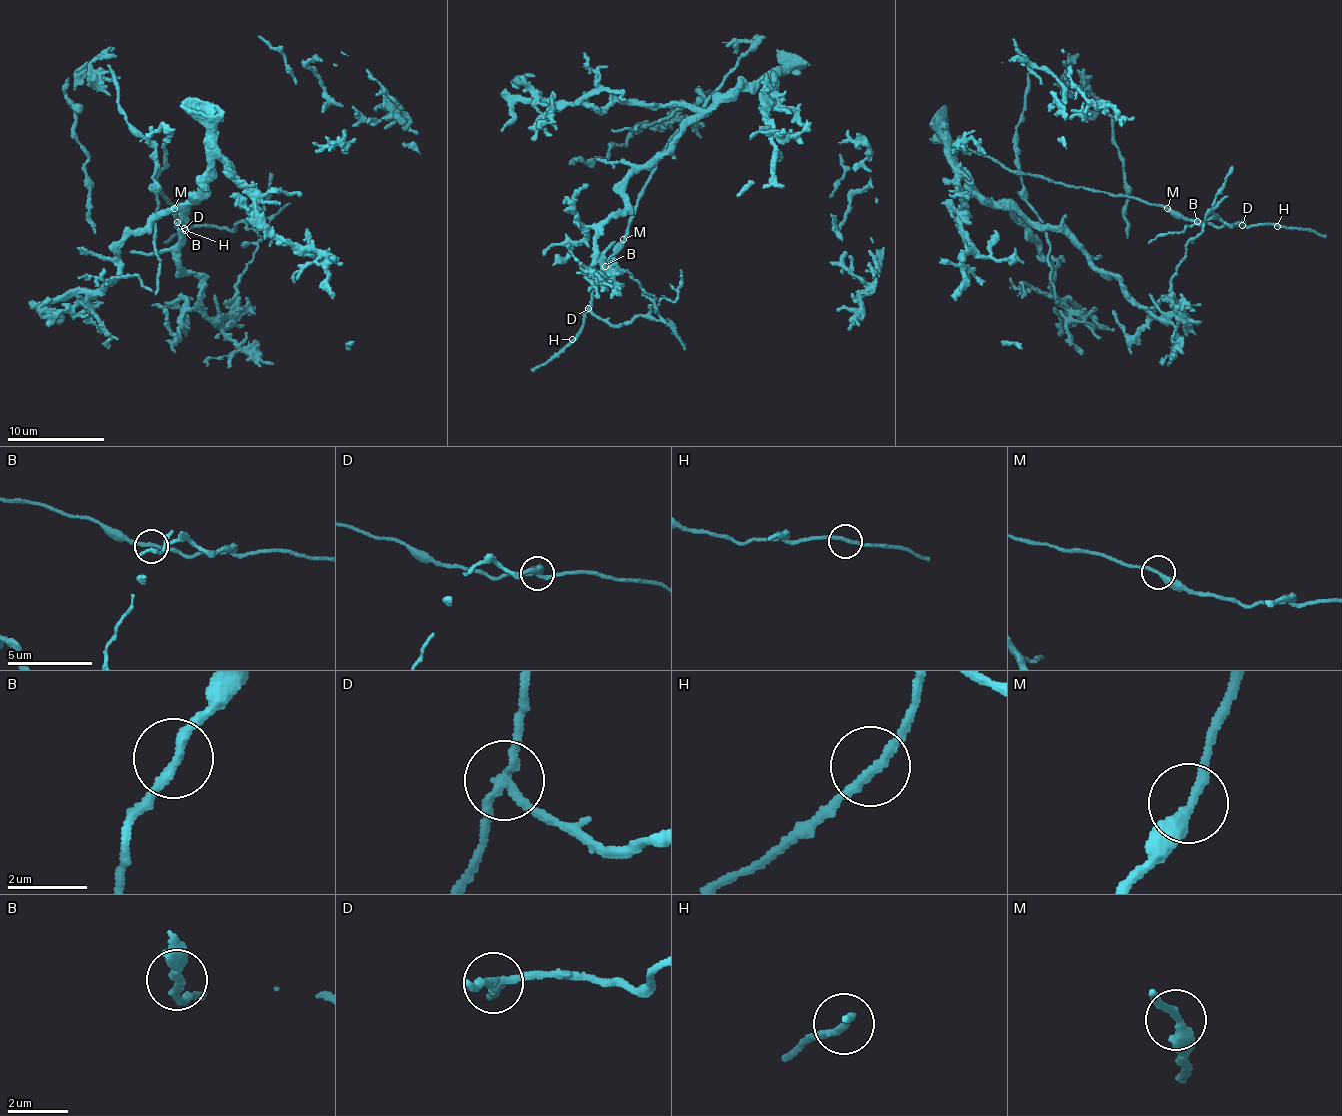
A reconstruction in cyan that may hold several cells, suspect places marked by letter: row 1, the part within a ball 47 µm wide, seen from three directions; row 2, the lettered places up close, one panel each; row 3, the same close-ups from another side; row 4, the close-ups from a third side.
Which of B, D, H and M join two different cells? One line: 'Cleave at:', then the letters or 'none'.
Cleave at: D, M

